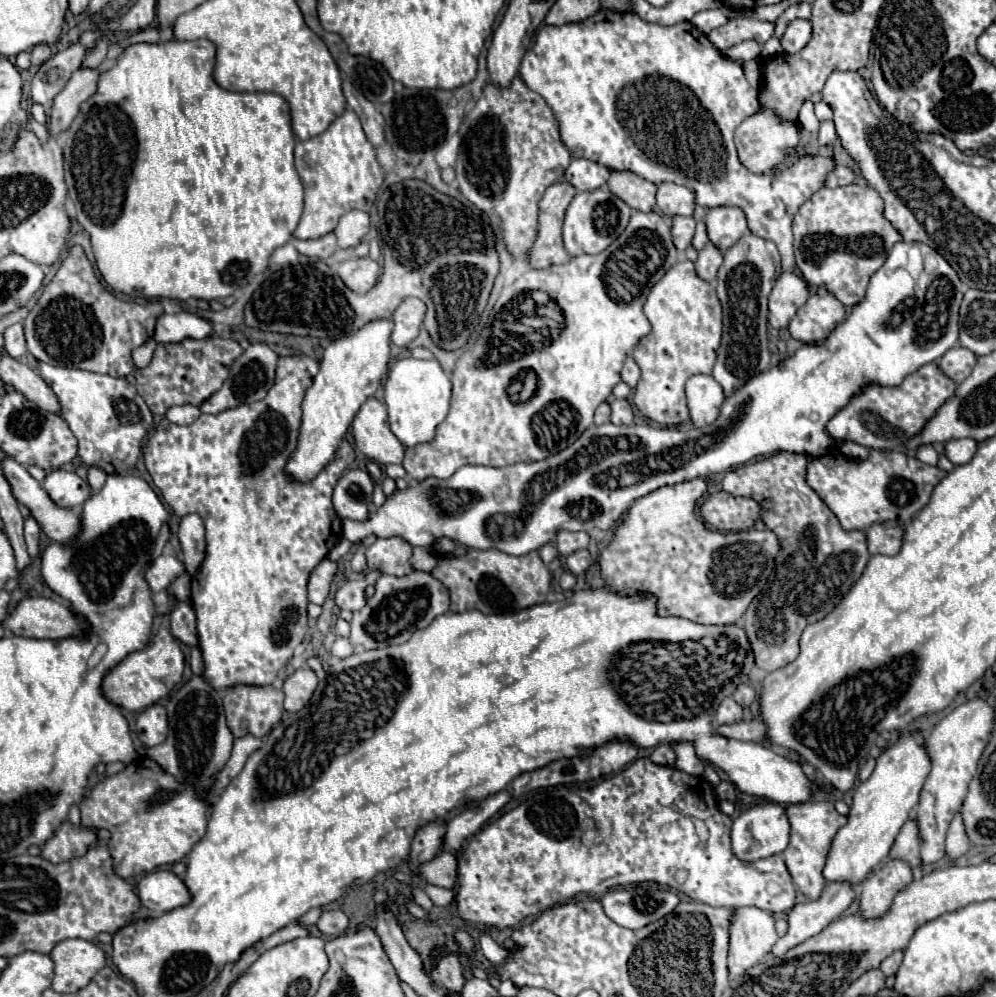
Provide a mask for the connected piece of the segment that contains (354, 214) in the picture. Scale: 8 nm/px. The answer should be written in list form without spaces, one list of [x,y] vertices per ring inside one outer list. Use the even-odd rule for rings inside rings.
[[[349,210],[339,218],[339,224],[335,228],[337,244],[339,248],[357,246],[367,232],[369,232],[369,214],[363,210]]]

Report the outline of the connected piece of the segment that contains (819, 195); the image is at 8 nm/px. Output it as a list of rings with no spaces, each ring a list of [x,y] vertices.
[[[867,184],[817,190],[793,218],[795,264],[809,284],[825,286],[843,306],[851,308],[865,296],[869,278],[885,264],[887,252],[901,240],[883,220],[883,200]]]

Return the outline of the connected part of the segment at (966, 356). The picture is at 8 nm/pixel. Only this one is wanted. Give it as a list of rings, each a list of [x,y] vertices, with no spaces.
[[[957,346],[957,348],[951,348],[951,350],[939,360],[939,366],[941,366],[941,370],[943,370],[951,380],[955,380],[957,384],[961,384],[961,382],[971,374],[975,362],[977,362],[977,356],[975,356],[971,350]]]

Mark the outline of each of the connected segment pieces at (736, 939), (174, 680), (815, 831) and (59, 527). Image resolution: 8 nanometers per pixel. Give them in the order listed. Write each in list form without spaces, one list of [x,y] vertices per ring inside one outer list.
[[[735,908],[729,924],[729,972],[741,974],[767,958],[777,940],[775,920],[761,908]]]
[[[167,612],[163,614],[163,622],[157,630],[157,636],[153,636],[151,644],[145,650],[129,654],[103,678],[103,694],[117,706],[139,712],[165,698],[173,690],[173,686],[181,682],[183,670],[185,670],[185,656],[179,648],[179,642],[171,636],[169,612]]]
[[[811,800],[811,802],[787,806],[787,818],[791,822],[791,842],[783,852],[783,860],[791,872],[797,888],[809,900],[815,900],[815,896],[819,896],[819,892],[825,886],[821,870],[823,870],[825,858],[827,858],[831,840],[833,840],[835,832],[847,822],[847,818],[835,810],[833,802],[827,802],[827,800]]]
[[[5,458],[1,462],[1,472],[11,486],[13,496],[31,510],[31,516],[35,516],[51,540],[67,544],[75,536],[75,528],[79,532],[79,514],[69,508],[55,508],[47,492],[43,492],[41,482],[37,482],[25,466]]]

